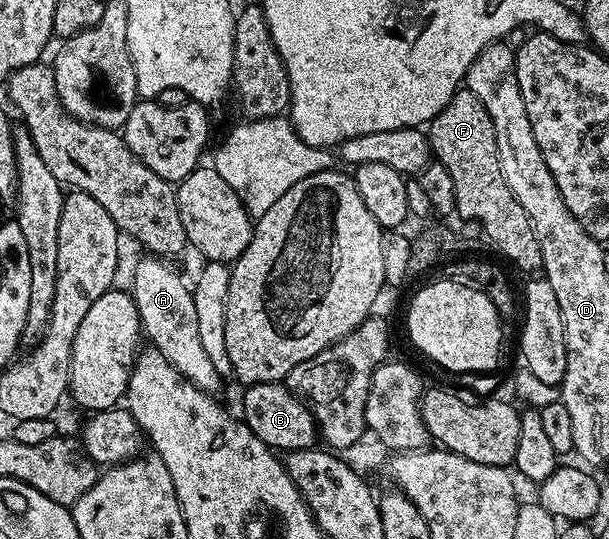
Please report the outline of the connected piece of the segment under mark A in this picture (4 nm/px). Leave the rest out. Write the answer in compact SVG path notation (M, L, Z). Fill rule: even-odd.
M145 256L133 270L131 293L139 308L144 337L153 341L150 342L152 349L159 351L184 378L191 380L203 392L216 395L223 376L215 372L215 364L211 364L200 340L190 283L185 283L169 265L168 261L160 257Z

